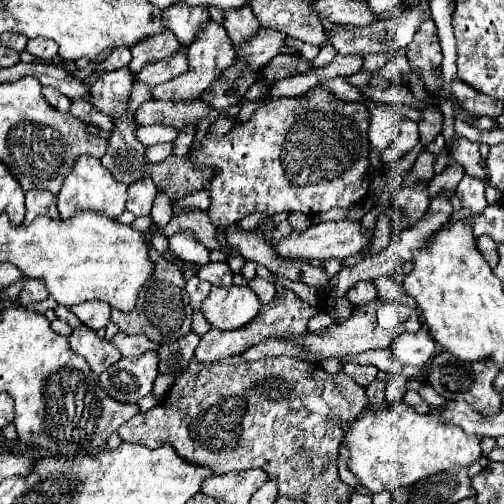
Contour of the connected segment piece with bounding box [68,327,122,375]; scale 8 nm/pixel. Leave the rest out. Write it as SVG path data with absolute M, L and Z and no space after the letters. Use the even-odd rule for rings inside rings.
M82 327L82 329L74 329L72 335L68 337L70 347L88 361L90 369L100 375L102 371L106 371L110 365L114 365L122 353L108 341L100 339L92 329Z

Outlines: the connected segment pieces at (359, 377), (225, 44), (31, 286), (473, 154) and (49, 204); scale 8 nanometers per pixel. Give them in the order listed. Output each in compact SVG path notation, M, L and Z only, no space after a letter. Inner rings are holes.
M344 363L342 371L362 387L368 387L378 373L378 369L374 365L358 365L358 363Z
M210 19L208 23L204 23L200 33L196 35L196 41L192 41L192 45L186 47L186 59L188 59L188 71L182 73L180 77L168 81L168 83L156 85L152 89L152 99L158 99L158 101L194 101L204 89L208 89L212 85L212 81L224 69L228 69L234 63L236 53L234 53L234 47L232 47L232 41L230 41L226 29L220 23Z
M24 279L24 281L26 281L26 285L20 293L20 303L22 305L38 303L38 301L44 301L48 297L48 291L46 291L42 281L38 281L38 279Z
M454 135L452 143L450 143L450 151L454 155L454 159L464 165L466 173L472 175L472 177L478 177L482 181L486 181L486 175L484 175L484 169L480 167L480 153L478 153L478 143L472 143L468 141L466 137L460 137L460 135Z
M32 189L26 193L26 217L24 223L32 223L38 215L46 215L56 219L58 217L58 209L56 209L56 197L48 191L42 189Z

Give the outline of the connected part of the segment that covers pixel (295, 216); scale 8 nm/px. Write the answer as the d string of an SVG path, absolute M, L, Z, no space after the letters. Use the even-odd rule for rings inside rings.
M292 213L292 215L288 217L288 221L290 221L290 225L292 225L294 231L302 231L302 229L308 229L308 227L312 225L310 217L306 217L304 213Z

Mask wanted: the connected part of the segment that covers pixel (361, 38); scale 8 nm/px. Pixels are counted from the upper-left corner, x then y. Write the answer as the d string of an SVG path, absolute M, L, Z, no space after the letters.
M422 3L414 9L408 9L404 11L402 15L398 17L392 17L392 19L384 19L384 21L376 21L368 27L348 27L348 25L336 25L334 31L326 31L326 37L328 37L328 43L332 43L332 47L340 53L340 55L352 55L352 53L358 53L358 55L366 55L366 53L384 53L384 51L396 51L396 49L404 49L418 25L424 21L424 19L430 19L430 5L428 3Z

